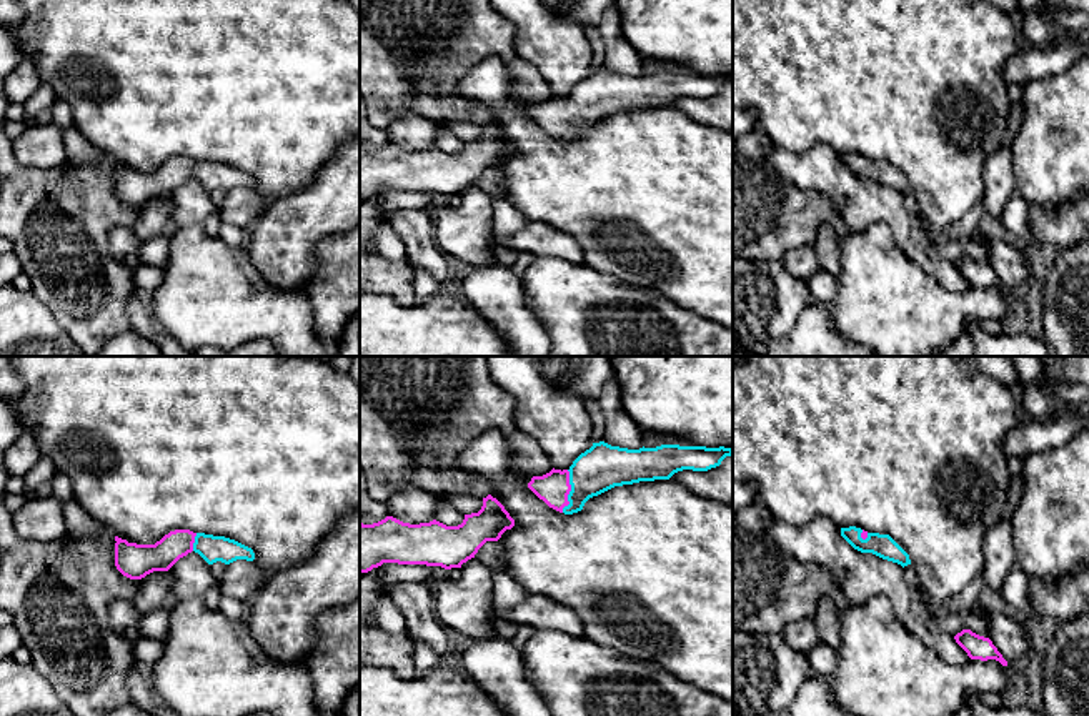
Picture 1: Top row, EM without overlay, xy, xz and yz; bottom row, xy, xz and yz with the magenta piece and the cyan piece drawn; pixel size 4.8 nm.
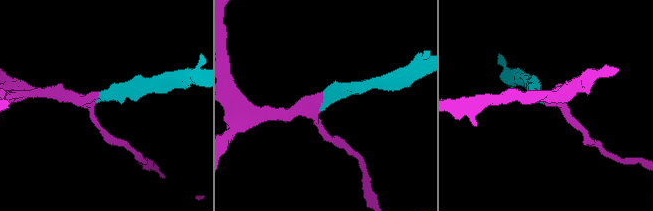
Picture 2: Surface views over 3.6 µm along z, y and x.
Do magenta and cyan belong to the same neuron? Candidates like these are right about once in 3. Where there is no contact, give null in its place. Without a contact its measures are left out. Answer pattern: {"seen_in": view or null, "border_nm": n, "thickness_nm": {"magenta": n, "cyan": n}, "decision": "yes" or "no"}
{"seen_in": "xz", "border_nm": 220, "thickness_nm": {"magenta": 160, "cyan": 220}, "decision": "yes"}

